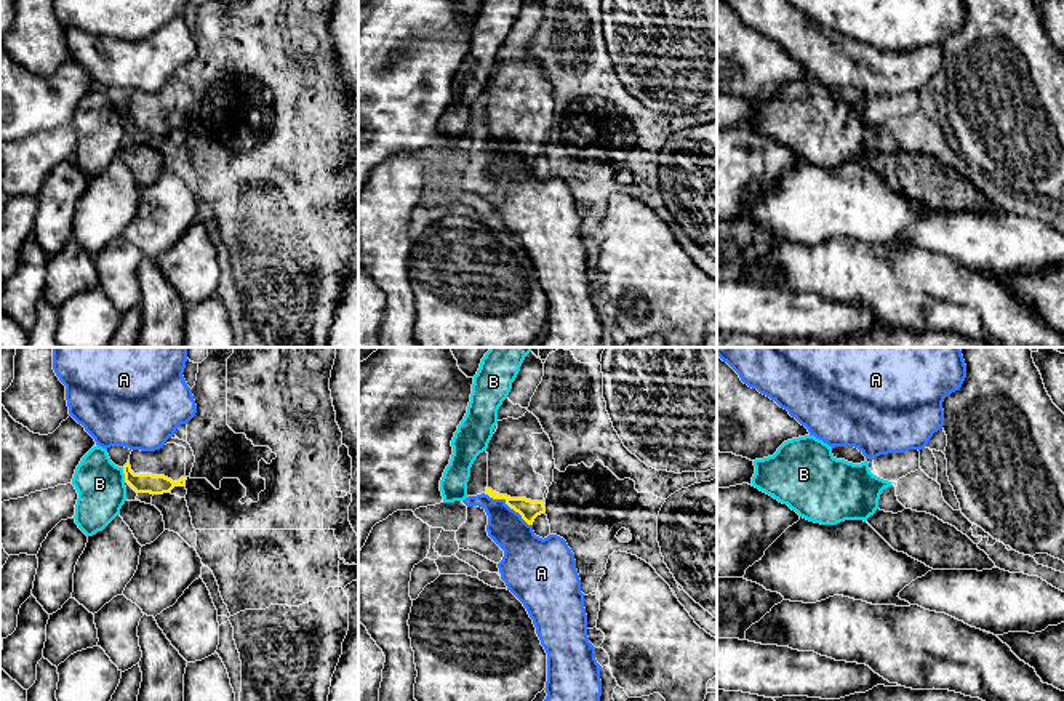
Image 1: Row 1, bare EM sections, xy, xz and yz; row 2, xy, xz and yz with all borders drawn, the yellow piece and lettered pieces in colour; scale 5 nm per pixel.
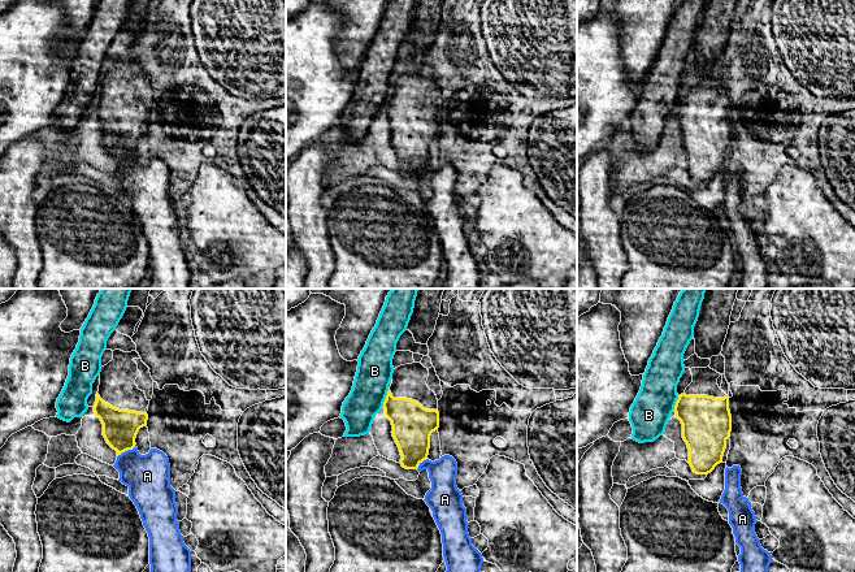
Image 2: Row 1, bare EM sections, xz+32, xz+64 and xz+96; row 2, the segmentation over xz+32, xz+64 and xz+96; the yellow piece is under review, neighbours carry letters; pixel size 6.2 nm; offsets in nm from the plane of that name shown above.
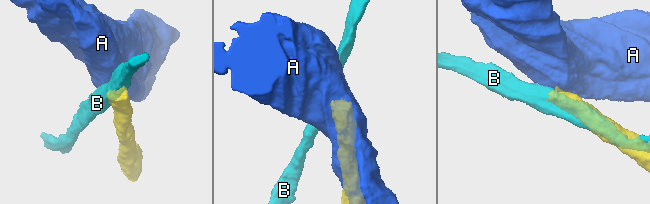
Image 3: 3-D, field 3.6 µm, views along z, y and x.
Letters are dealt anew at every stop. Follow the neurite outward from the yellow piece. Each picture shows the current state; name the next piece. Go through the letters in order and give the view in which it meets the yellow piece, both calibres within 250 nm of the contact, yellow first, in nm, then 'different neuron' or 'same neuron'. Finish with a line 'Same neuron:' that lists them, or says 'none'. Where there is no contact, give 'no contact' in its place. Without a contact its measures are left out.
A: contact in xz; calibres 100 and 200 nm; different neuron
B: contact in xy; calibres 100 and 240 nm; different neuron
Same neuron: none

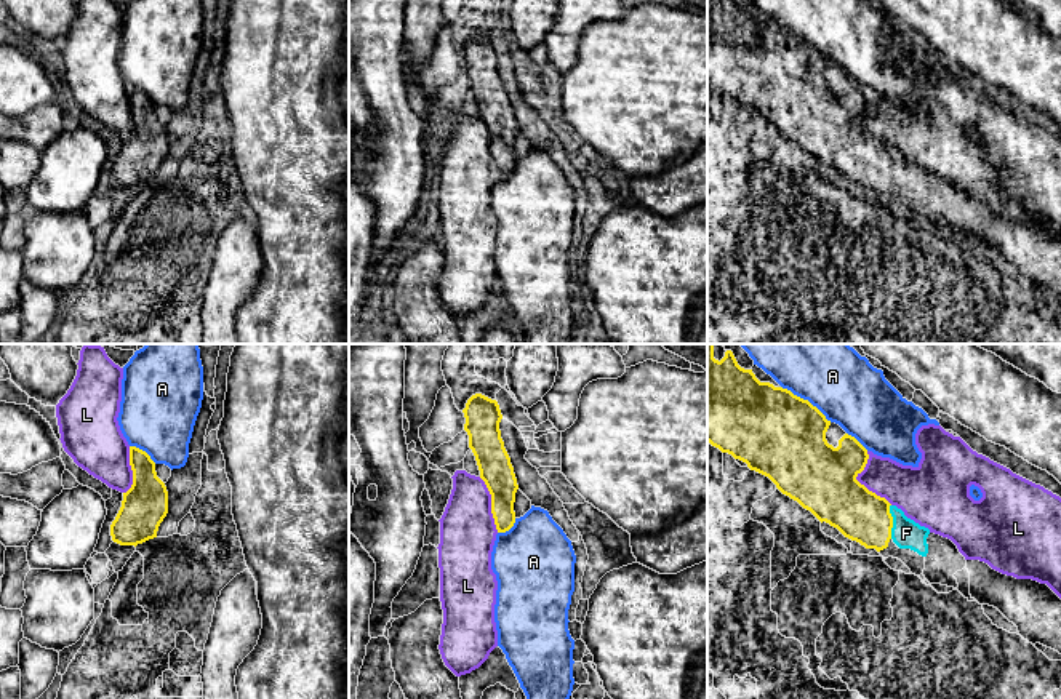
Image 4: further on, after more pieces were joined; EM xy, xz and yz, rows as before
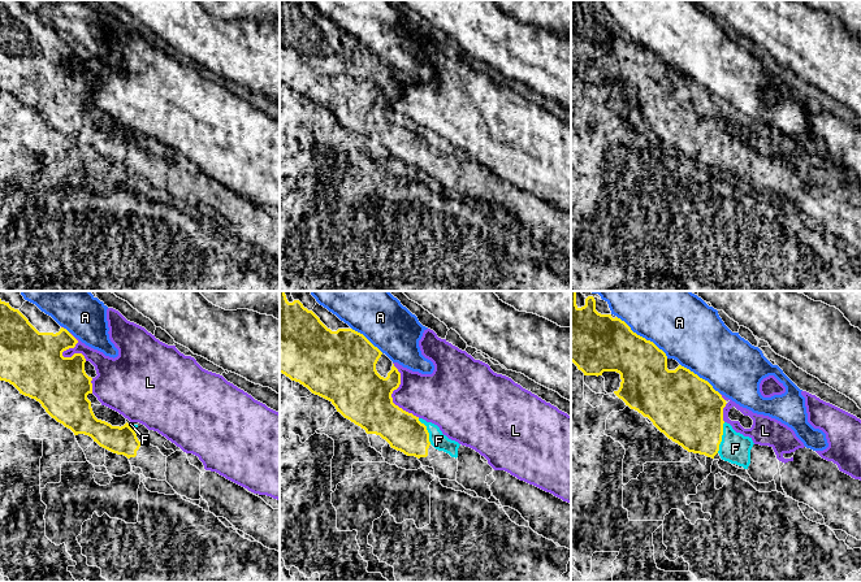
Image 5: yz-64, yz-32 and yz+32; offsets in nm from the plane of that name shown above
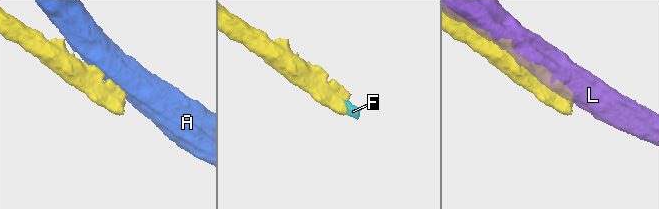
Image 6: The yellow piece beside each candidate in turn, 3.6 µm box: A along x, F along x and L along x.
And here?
A: contact in yz; calibres 420 and 420 nm; different neuron
F: contact in yz; calibres 260 and 150 nm; same neuron
L: contact in yz; calibres 340 and 220 nm; different neuron
Same neuron: F

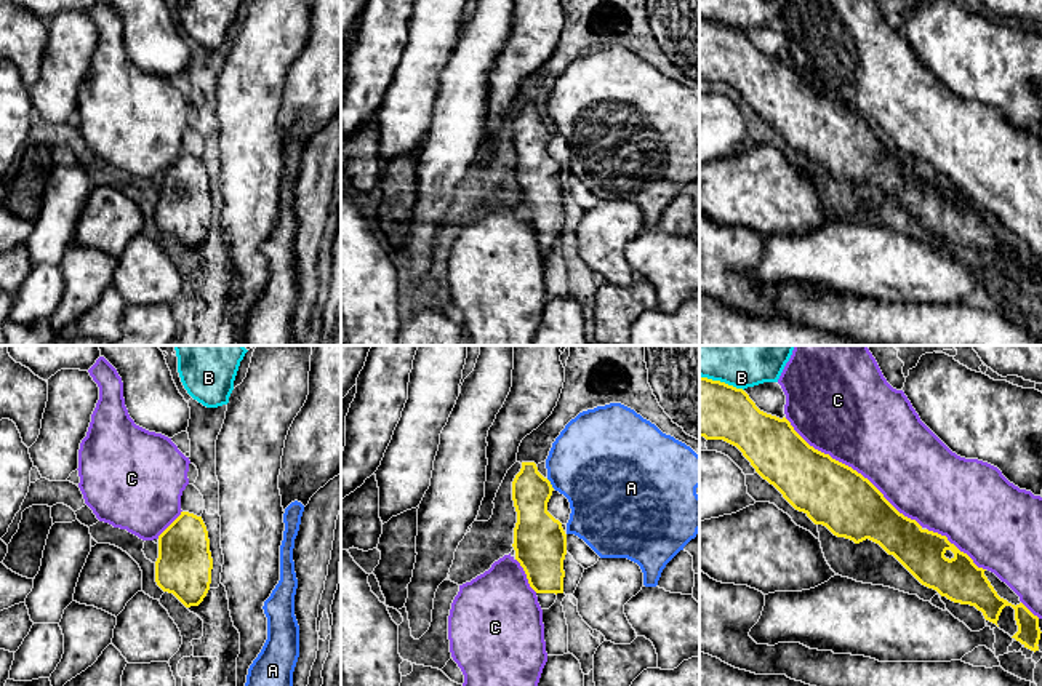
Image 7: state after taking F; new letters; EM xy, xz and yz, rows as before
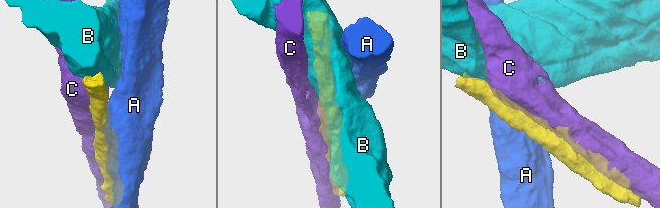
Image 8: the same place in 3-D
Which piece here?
A: contact in xz; calibres 220 and 460 nm; different neuron
B: contact in yz; calibres 300 and 420 nm; different neuron
C: contact in yz; calibres 320 and 460 nm; different neuron
Same neuron: none

